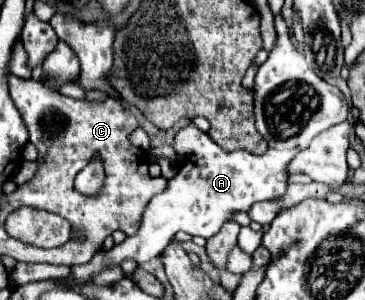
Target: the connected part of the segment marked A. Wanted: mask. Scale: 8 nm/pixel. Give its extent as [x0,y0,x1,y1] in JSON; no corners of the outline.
[70,16,348,284]

